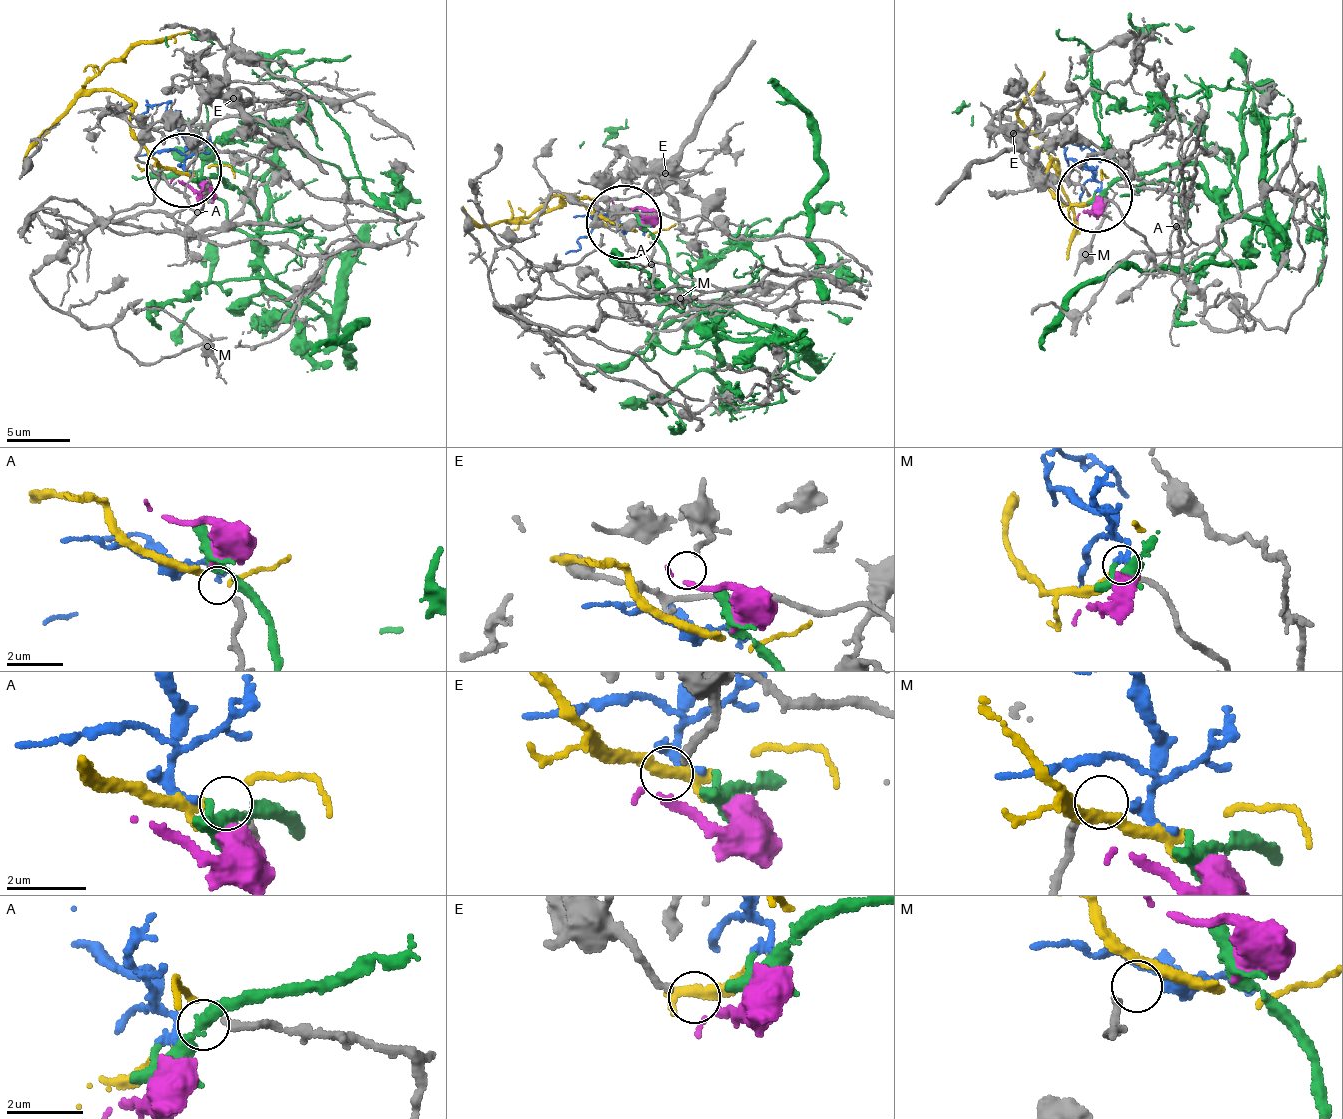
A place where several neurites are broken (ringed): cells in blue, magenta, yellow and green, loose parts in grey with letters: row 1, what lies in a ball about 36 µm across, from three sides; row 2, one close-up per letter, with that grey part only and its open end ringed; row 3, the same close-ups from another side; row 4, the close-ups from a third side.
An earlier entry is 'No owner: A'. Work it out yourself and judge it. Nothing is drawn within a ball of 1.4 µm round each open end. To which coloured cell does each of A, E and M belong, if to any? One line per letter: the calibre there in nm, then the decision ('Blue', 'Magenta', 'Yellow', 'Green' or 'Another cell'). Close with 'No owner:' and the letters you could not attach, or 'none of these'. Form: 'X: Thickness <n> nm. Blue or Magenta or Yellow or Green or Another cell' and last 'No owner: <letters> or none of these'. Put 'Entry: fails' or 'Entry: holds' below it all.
A: Thickness 200 nm. Yellow
E: Thickness 200 nm. Magenta
M: Thickness 200 nm. Another cell
No owner: M
Entry: fails

